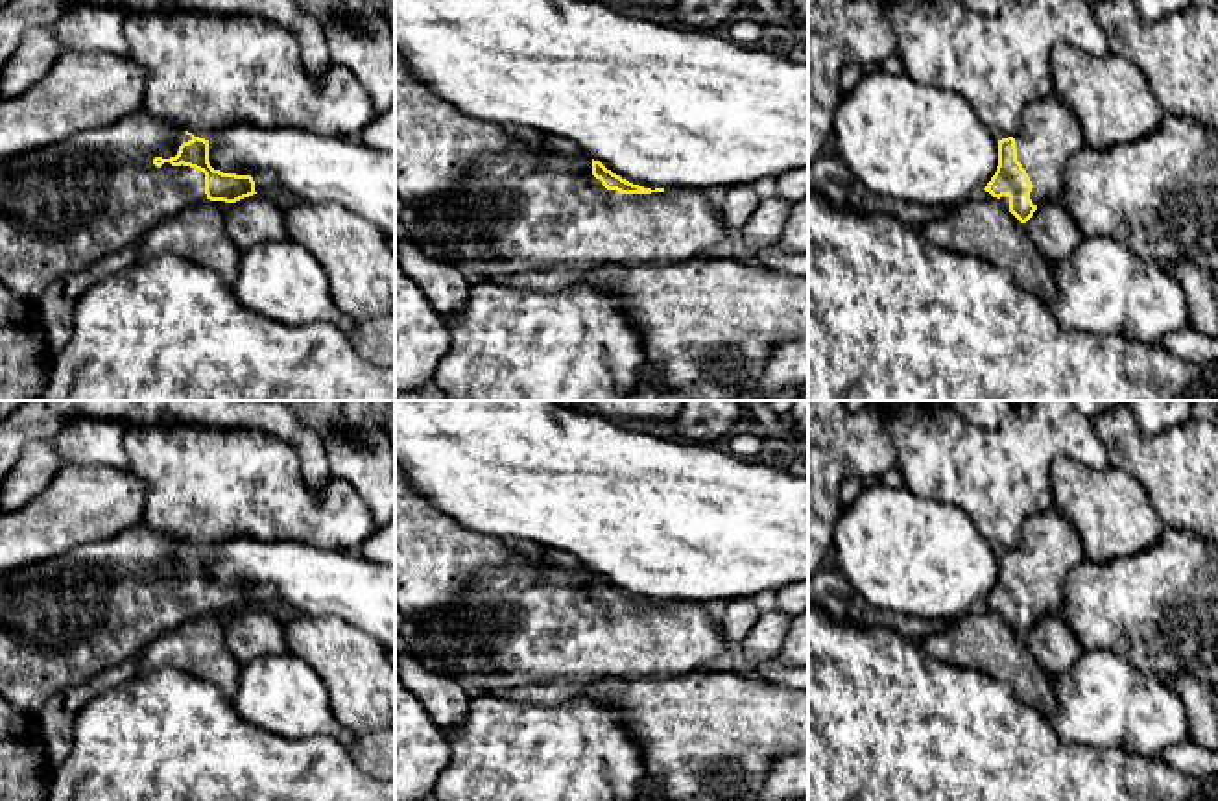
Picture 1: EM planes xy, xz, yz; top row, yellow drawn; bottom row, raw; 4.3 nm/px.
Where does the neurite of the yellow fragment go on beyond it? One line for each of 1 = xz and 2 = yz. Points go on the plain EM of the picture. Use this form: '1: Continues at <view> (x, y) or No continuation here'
1: Continues at xz (534, 622)
2: Continues at yz (1049, 547)

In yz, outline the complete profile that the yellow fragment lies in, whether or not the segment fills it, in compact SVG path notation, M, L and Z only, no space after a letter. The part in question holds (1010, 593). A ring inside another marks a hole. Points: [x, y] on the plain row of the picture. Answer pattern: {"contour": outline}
{"contour": "M1048 508L1026 519L1015 550L998 554L998 580L987 600L1026 637L1039 618L1059 613L1067 574L1085 559L1076 528Z"}

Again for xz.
{"contour": "M519 554L502 567L485 567L476 585L461 598L461 615L450 618L430 618L419 624L404 618L395 637L395 653L413 655L430 670L452 677L472 672L500 672L511 683L531 685L552 679L592 681L600 677L624 679L670 679L707 670L707 664L727 653L727 639L720 624L709 618L705 605L692 602L644 602L607 583L600 574L581 567L561 570L544 561L533 563Z"}

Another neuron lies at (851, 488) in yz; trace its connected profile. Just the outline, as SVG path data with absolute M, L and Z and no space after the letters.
M858 476L847 478L840 487L840 508L849 508L864 489L864 480Z

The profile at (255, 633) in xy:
M253 607L229 618L225 644L242 664L286 653L284 624L268 611Z

